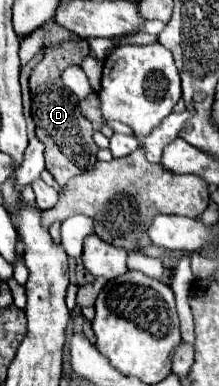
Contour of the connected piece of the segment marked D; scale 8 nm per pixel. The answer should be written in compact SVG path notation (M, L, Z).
M70 39L54 47L44 49L44 59L34 67L30 75L30 93L32 93L32 117L36 121L36 135L46 145L46 169L58 179L58 185L64 187L68 179L74 177L74 171L84 171L88 167L88 147L96 147L92 141L94 127L80 113L76 95L72 95L62 85L62 71L72 63L82 63L90 47L86 39Z

